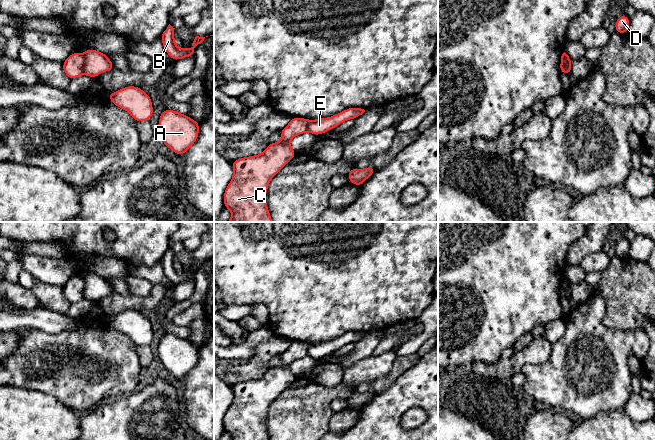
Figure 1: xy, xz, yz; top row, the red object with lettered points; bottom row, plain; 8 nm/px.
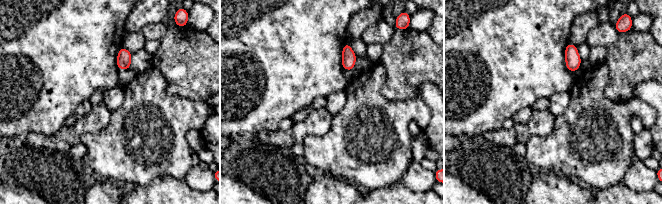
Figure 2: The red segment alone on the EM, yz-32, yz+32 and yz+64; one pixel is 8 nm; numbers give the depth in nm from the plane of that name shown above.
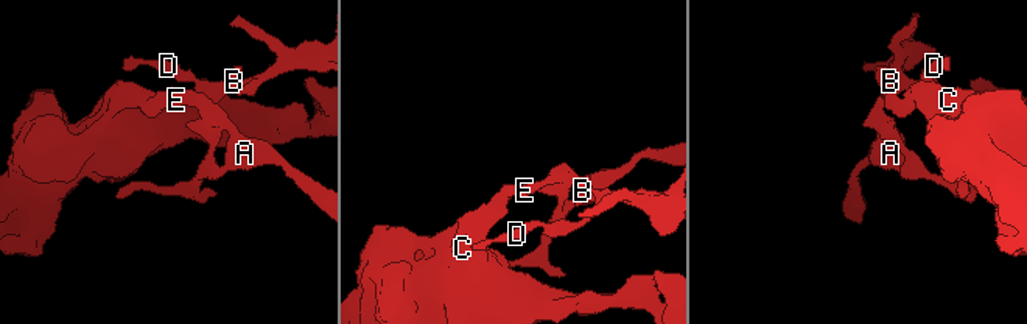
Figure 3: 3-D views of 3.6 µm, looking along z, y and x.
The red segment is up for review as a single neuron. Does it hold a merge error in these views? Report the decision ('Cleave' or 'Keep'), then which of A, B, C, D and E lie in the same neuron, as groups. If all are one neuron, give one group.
Cleave. Groups: A B D E / C

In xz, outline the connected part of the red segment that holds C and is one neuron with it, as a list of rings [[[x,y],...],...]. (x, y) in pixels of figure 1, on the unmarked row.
[[[292,341],[289,348],[280,357],[282,364],[270,367],[259,379],[243,381],[231,387],[233,401],[224,418],[224,431],[229,433],[232,440],[270,440],[265,419],[270,404],[297,378],[292,373],[290,365],[295,360],[308,355],[309,344],[306,342]]]

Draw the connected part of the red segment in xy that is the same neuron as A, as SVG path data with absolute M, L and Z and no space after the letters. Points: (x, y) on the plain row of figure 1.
M165 333L158 346L159 359L163 368L174 377L183 380L196 366L200 346L175 334Z

